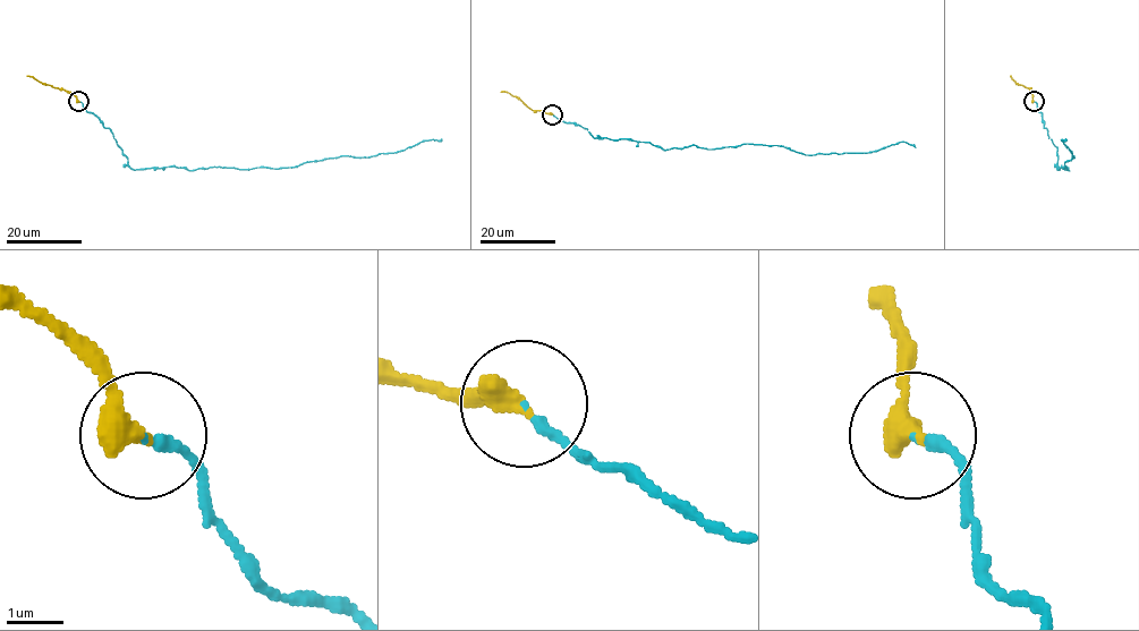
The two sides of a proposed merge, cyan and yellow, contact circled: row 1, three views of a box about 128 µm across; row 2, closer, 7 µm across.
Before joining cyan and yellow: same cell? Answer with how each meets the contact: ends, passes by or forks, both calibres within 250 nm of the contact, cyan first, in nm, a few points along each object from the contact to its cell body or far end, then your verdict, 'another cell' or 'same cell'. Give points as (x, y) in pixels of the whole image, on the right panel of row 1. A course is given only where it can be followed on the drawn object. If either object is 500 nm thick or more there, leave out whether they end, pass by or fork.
cyan ends there; yellow ends there; 160 nm thick on the cyan side, 460 nm on the other; cyan runs (1033, 101), (1056, 148), (1057, 169), (1061, 167), (1069, 170), (1062, 168), (1073, 158), (1061, 141), (1067, 139); yellow runs (1033, 101), (1029, 88), (1018, 84), (1011, 76); same cell

